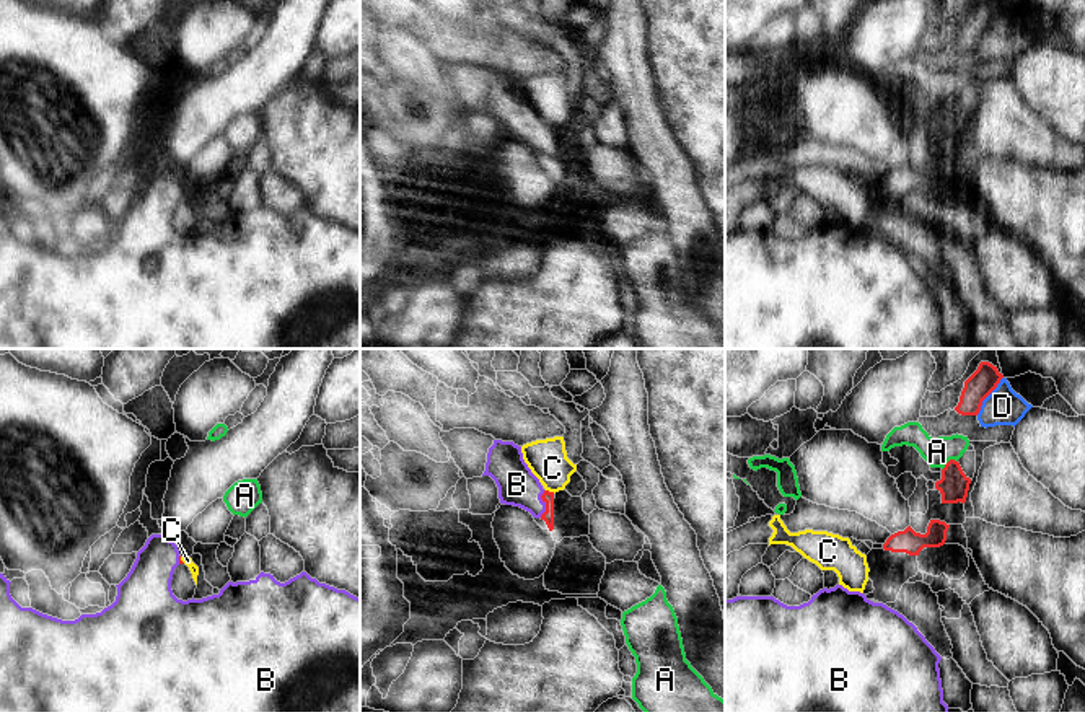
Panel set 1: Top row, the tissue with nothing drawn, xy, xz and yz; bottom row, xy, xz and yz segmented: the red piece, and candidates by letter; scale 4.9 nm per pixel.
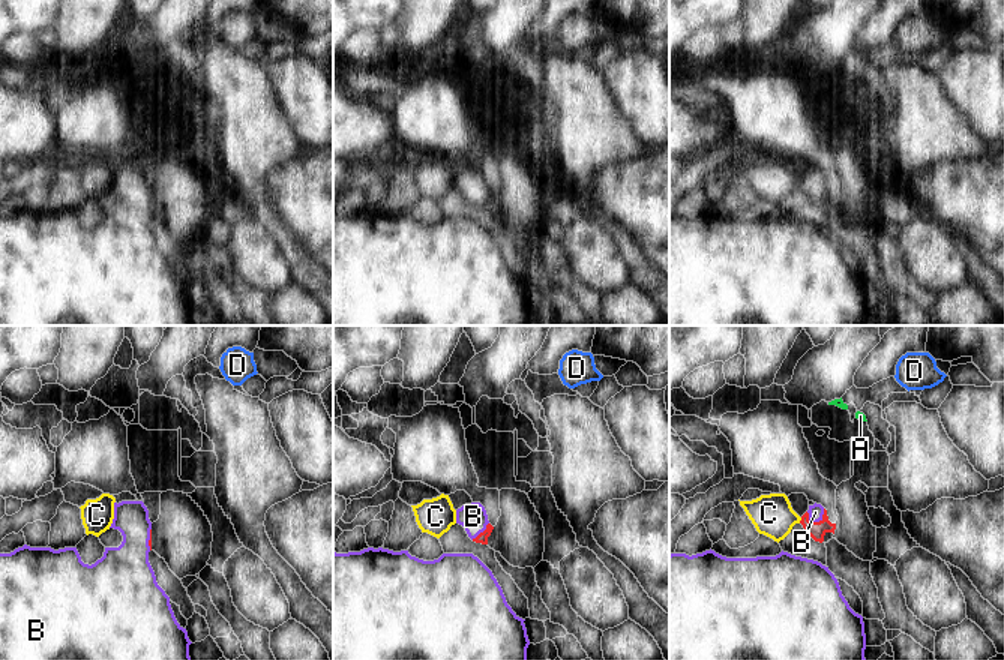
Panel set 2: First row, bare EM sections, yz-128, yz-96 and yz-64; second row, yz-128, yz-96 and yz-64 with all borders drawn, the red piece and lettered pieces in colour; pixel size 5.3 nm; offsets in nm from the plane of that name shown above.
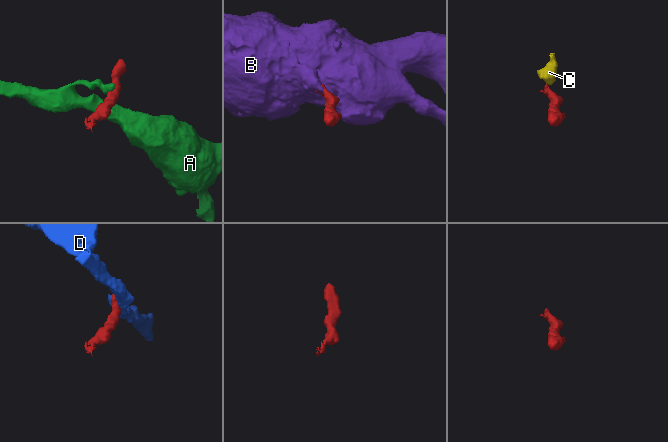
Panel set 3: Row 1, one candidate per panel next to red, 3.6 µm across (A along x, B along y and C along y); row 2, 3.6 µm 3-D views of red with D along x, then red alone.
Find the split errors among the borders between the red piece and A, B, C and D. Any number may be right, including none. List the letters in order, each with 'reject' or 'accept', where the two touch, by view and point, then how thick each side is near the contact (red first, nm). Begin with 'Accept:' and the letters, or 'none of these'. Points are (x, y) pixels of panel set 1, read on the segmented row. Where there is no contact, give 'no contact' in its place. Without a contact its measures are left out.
Accept: B
A: reject; contact yz (948, 461); calibres 150 and 140 nm
B: accept; contact xz (546, 504); calibres 60 and 190 nm
C: reject; contact xz (551, 492); calibres 60 and 190 nm
D: reject; contact yz (988, 395); calibres 140 and 180 nm

